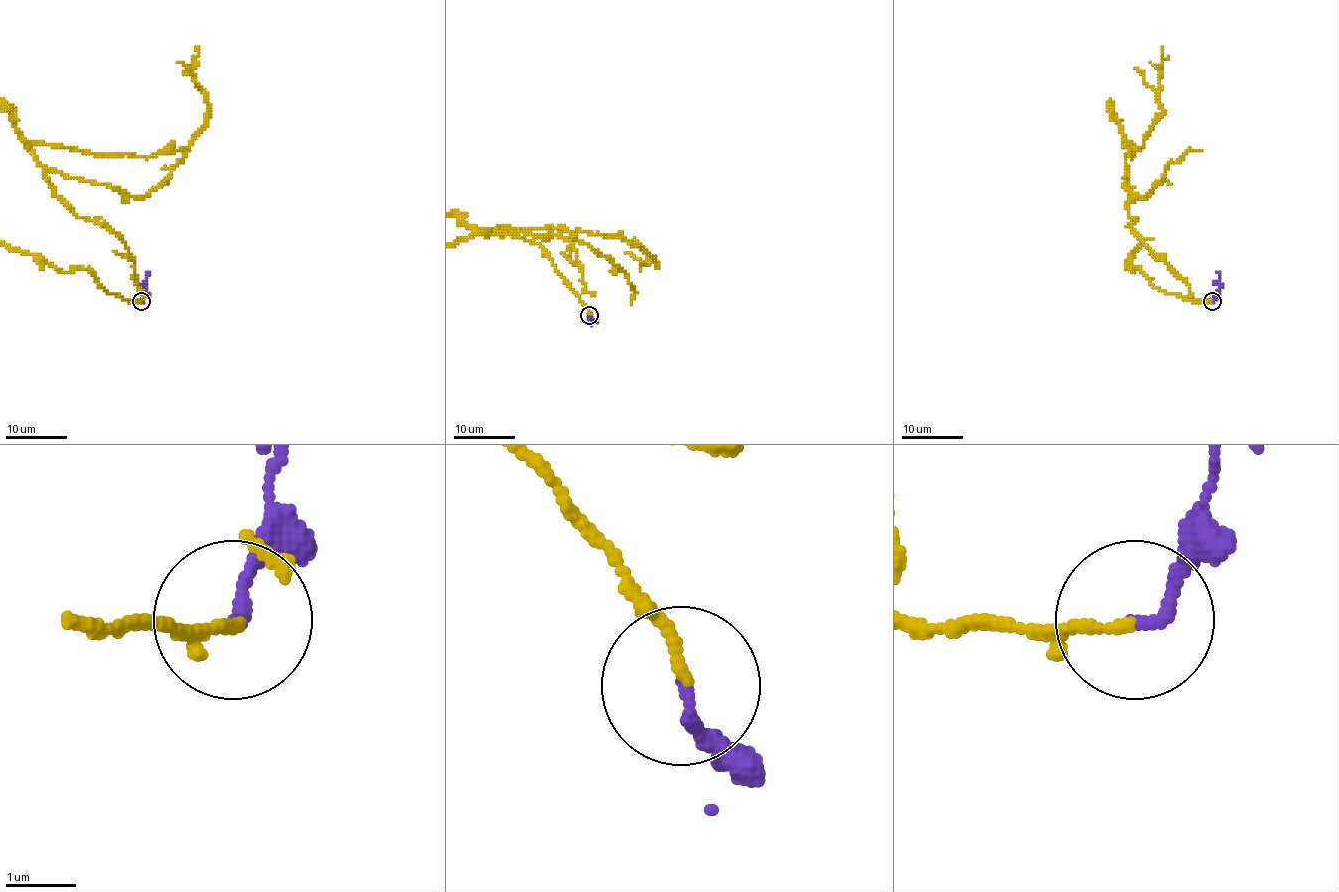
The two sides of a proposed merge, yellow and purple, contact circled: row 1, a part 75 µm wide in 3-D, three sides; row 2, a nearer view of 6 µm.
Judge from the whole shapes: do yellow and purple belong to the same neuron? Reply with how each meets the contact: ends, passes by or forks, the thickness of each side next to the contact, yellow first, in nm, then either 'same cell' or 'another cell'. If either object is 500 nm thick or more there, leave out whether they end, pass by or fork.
yellow ends; purple ends; calibres 150 and 170 nm; same cell

